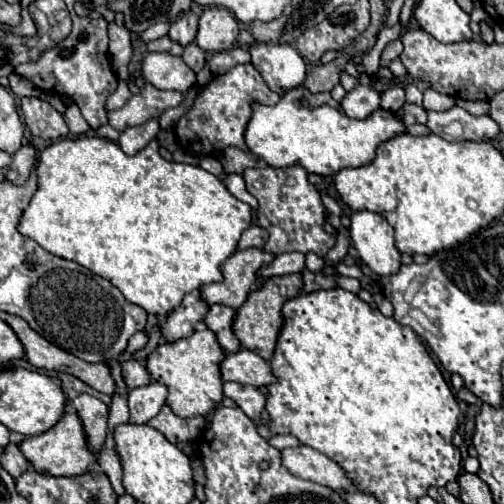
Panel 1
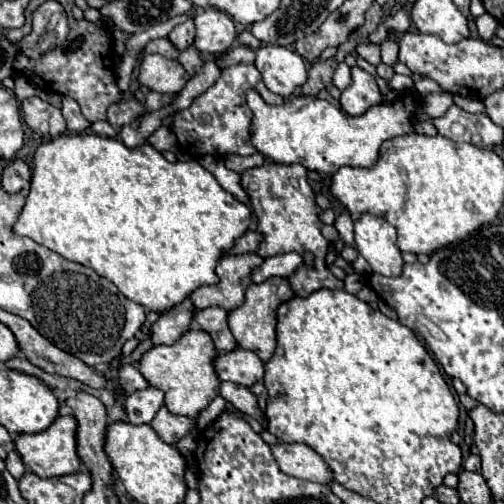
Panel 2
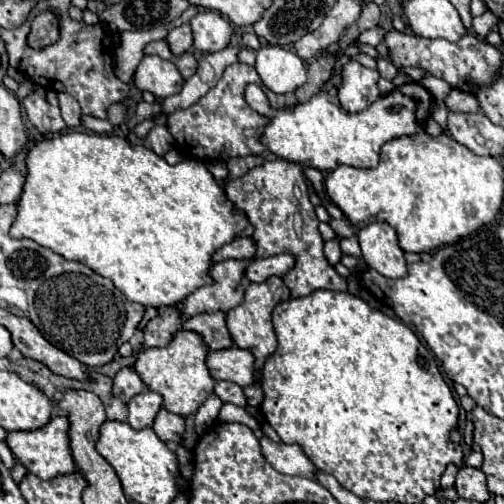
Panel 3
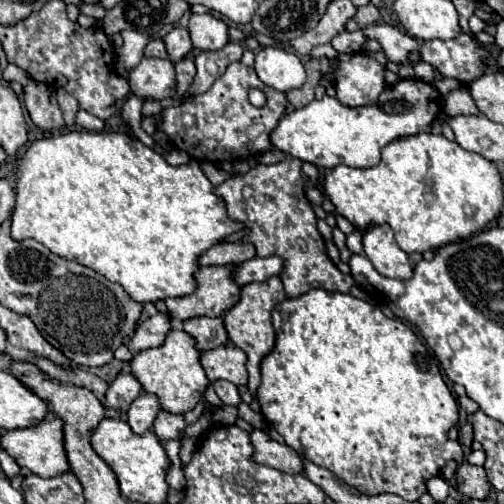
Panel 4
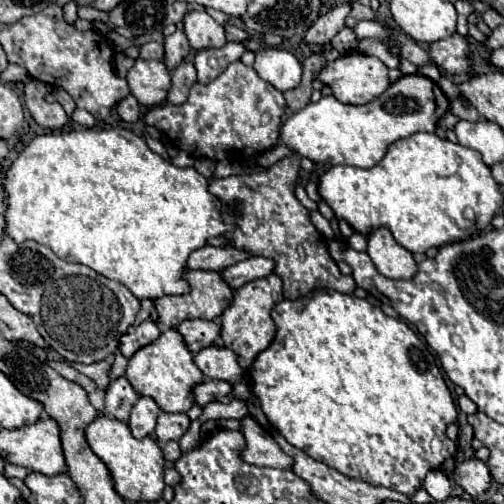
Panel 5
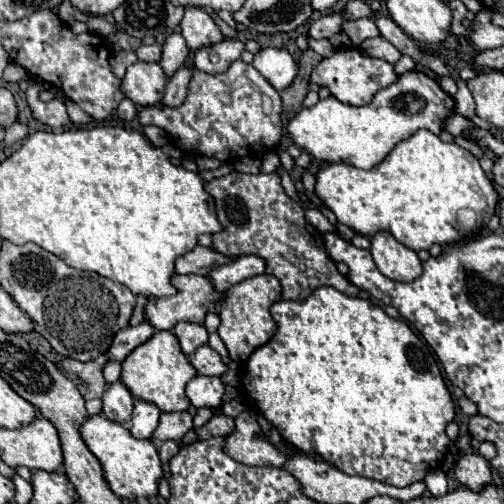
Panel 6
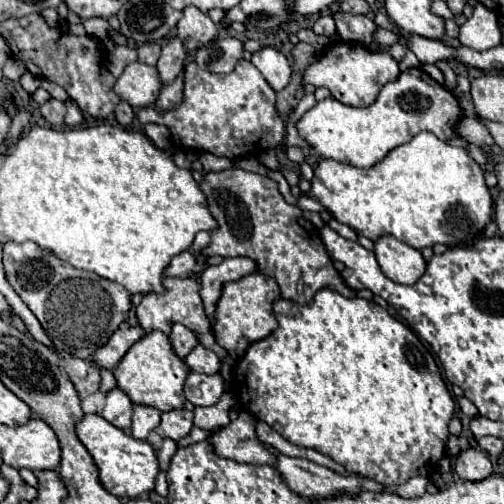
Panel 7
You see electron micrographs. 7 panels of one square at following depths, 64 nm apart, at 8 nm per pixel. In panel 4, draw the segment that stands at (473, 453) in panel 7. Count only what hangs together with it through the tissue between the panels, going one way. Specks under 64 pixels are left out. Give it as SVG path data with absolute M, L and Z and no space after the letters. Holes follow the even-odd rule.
M462 462L458 466L456 486L468 498L486 498L490 492L490 484L488 484L484 466L474 466L470 462Z

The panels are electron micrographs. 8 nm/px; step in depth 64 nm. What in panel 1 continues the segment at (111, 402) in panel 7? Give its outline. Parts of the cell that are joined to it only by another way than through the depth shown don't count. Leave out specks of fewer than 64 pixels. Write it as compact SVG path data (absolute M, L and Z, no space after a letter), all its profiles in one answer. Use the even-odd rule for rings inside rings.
M128 360L122 364L122 376L124 376L124 382L130 390L150 384L150 376L148 376L146 368L136 360Z

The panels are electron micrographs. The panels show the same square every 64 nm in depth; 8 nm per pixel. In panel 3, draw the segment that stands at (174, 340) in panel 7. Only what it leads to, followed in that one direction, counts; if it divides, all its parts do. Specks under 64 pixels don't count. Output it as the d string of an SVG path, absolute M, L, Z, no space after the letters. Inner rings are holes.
M224 312L214 314L198 314L184 322L184 330L192 330L202 336L208 350L222 350L232 346L230 332L224 322Z

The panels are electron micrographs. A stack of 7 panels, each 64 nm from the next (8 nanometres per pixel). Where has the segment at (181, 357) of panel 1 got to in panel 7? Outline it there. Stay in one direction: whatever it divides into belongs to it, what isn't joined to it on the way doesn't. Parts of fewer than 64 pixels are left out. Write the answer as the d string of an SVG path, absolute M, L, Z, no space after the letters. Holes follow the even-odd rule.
M158 330L144 334L114 368L114 378L118 382L118 388L124 390L134 404L154 406L160 412L168 412L184 406L182 386L186 374L188 374L188 366L174 354L168 336Z

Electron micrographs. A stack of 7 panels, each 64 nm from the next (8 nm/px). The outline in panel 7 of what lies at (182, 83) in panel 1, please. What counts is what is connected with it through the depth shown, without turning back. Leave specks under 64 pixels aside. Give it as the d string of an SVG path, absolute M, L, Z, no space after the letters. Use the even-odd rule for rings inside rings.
M140 62L128 64L122 76L114 84L114 92L132 108L152 106L158 98L160 88L162 84L160 84L156 68L140 64Z

